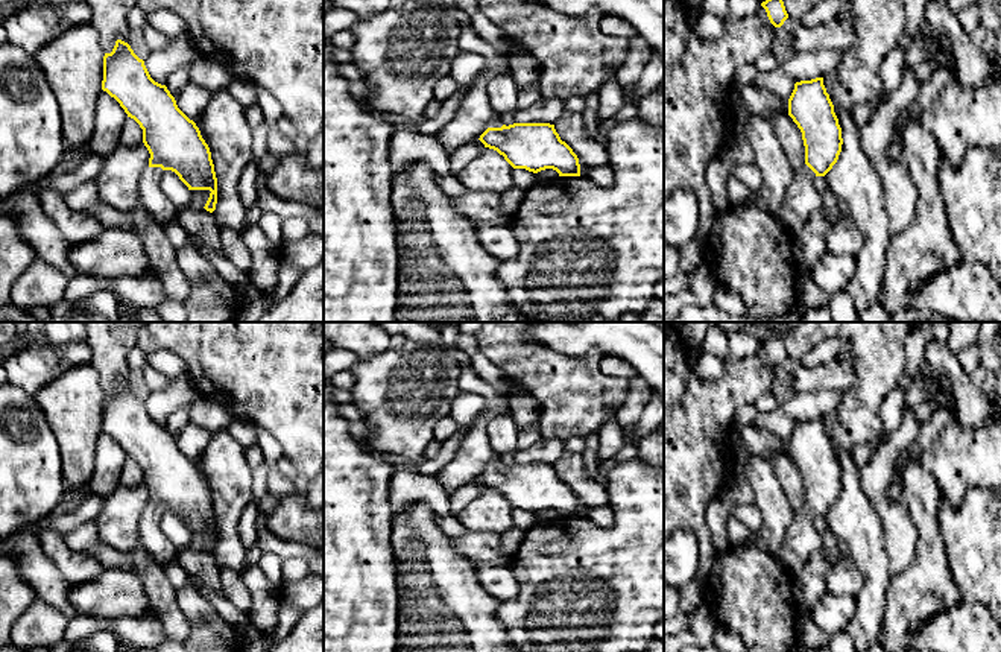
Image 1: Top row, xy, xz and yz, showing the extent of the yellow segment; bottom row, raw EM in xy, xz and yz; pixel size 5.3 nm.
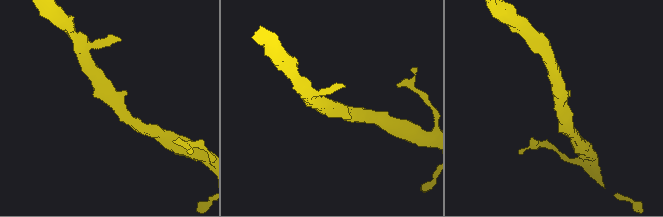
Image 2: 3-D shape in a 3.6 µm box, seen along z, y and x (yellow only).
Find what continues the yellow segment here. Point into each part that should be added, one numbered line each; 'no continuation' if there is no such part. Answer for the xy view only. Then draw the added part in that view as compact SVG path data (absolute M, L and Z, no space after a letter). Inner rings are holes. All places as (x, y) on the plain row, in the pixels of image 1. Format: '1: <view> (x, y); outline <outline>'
1: xy (154, 541); outline M147 508L140 520L140 544L150 558L161 567L176 558L178 547L175 547L159 529L163 517L161 508Z

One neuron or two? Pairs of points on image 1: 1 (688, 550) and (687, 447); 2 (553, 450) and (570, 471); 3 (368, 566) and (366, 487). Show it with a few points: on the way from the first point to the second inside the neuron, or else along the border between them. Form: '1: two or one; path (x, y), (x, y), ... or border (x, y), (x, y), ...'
1: two; border (679, 528), (690, 529), (697, 540), (697, 566)
2: two; border (565, 452), (553, 464)
3: one; path (366, 546), (366, 506)

